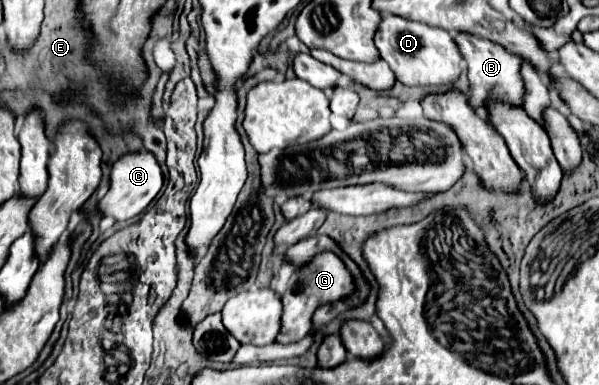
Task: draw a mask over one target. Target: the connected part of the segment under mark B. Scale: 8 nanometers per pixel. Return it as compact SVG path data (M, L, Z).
M456 33L454 37L466 65L468 65L468 79L472 85L472 99L470 105L474 105L474 109L478 109L484 117L486 117L486 109L484 109L484 101L486 97L498 97L502 101L514 101L514 105L522 105L522 93L524 93L524 85L522 85L522 77L520 77L520 57L514 53L508 53L502 45L484 39L480 35L474 33Z

